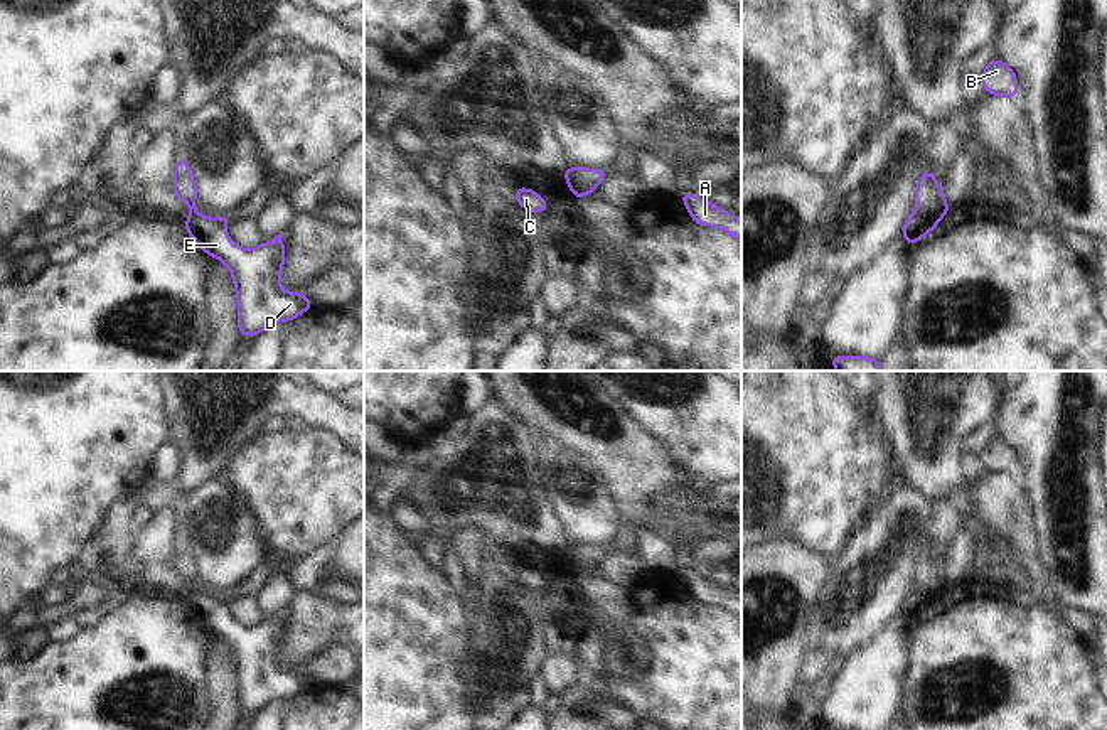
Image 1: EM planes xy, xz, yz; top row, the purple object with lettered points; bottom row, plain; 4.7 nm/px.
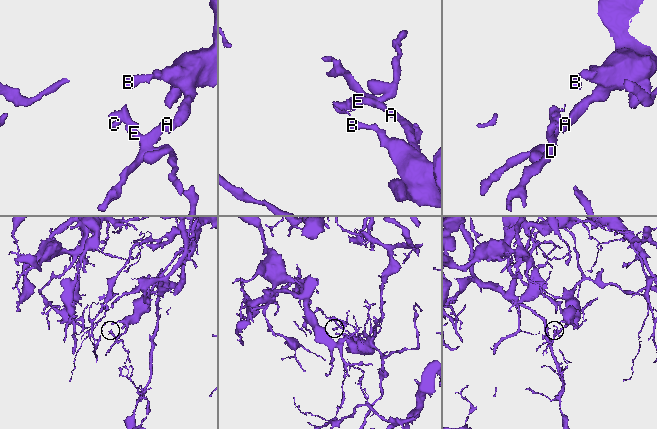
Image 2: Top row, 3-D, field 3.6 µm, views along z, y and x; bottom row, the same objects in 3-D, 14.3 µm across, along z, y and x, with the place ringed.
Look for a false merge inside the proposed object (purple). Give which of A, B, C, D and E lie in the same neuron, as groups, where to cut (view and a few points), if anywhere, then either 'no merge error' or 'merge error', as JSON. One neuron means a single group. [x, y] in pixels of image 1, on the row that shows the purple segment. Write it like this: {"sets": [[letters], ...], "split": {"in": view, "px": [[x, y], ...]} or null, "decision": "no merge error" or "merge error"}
{"sets": [["A", "B", "D", "E"], ["C"]], "split": {"in": "yz", "px": [[915, 211], [932, 226]]}, "decision": "merge error"}

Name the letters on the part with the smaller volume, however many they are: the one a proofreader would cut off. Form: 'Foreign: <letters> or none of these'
Foreign: C

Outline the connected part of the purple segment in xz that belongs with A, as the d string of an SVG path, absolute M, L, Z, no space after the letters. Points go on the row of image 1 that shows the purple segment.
M682 192L681 201L686 204L694 223L703 226L714 226L741 239L741 223L733 212L725 212L711 201L701 201L693 192Z

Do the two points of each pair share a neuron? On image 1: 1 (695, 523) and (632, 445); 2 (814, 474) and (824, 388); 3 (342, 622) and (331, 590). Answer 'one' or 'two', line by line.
1: two
2: one
3: two

